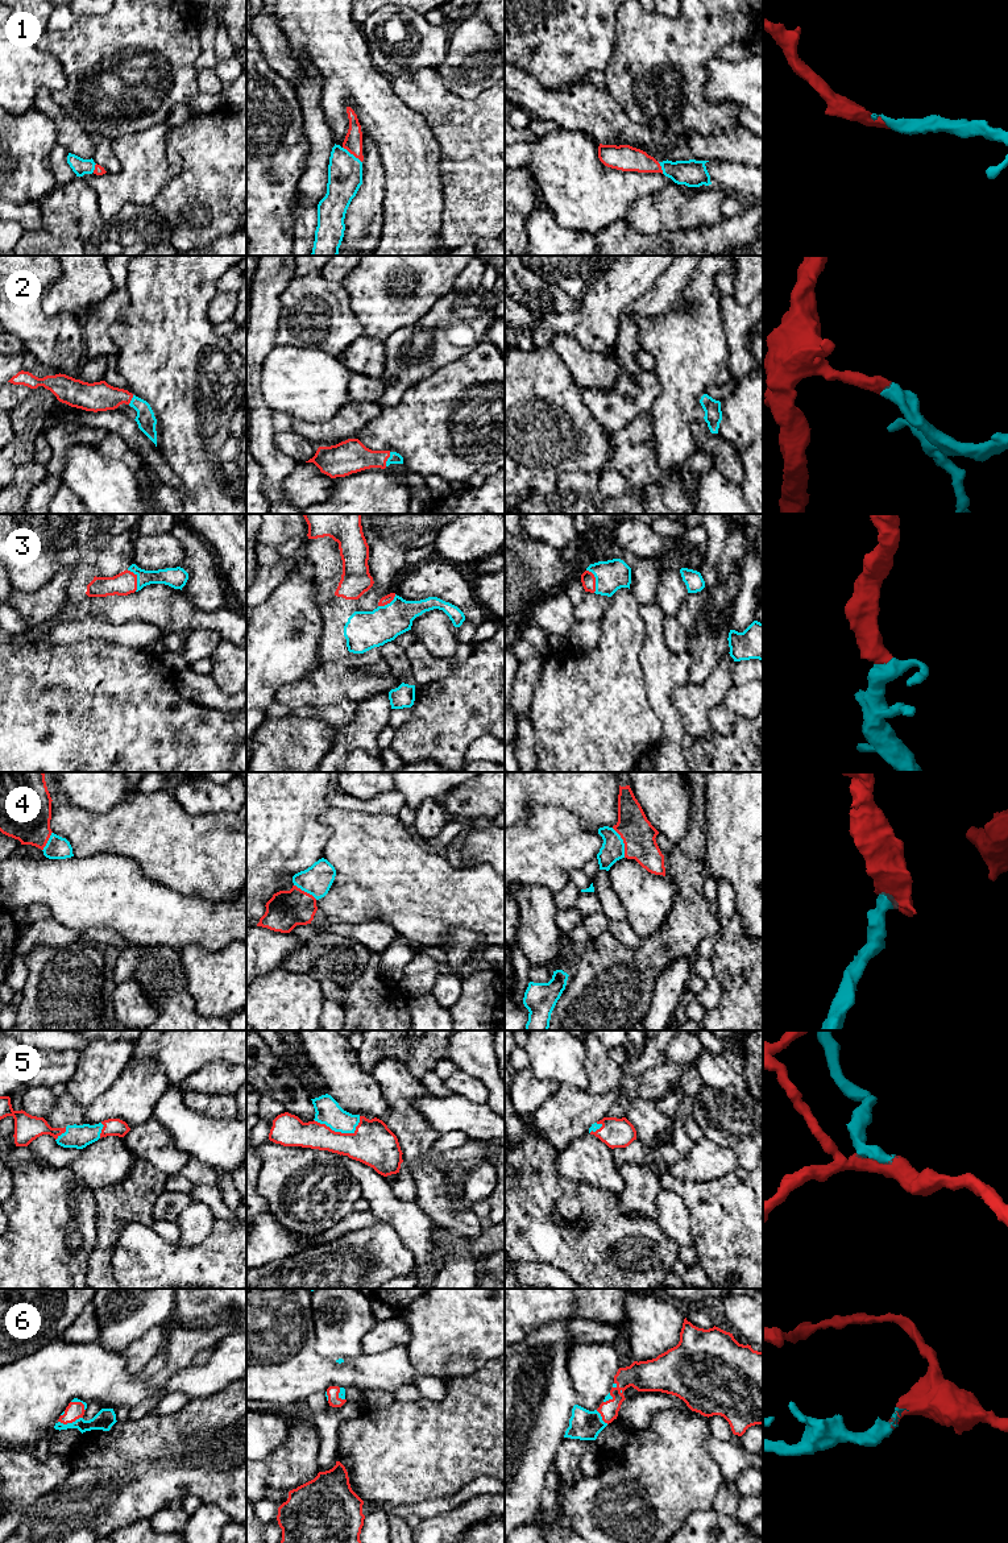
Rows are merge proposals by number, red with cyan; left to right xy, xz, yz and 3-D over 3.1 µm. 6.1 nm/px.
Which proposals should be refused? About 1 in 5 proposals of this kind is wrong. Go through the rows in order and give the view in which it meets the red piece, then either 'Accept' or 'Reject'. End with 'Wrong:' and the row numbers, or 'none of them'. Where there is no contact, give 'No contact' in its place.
1: Touches red in xz. Accept
2: Touches red in xz. Accept
3: Touches red in xy. Accept
4: Touches red in yz. Accept
5: Touches red in xz. Accept
6: Touches red in xy. Accept
Wrong: none of them

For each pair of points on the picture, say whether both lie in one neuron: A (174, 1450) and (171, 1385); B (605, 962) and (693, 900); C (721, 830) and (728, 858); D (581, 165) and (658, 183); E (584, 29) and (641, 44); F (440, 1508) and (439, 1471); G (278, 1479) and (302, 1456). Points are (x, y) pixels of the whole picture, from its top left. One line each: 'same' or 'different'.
A: different
B: same
C: same
D: same
E: different
F: different
G: same

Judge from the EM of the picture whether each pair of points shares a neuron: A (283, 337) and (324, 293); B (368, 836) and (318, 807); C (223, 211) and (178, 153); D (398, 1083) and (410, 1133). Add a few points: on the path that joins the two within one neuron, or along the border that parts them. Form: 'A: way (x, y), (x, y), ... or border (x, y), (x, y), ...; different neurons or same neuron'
A: way (295, 328), (306, 318), (306, 312), (312, 305); same neuron
B: border (330, 807), (320, 818), (332, 832), (326, 842); different neurons
C: way (218, 196), (216, 191), (193, 168); same neuron
D: way (399, 1095), (406, 1122); same neuron

